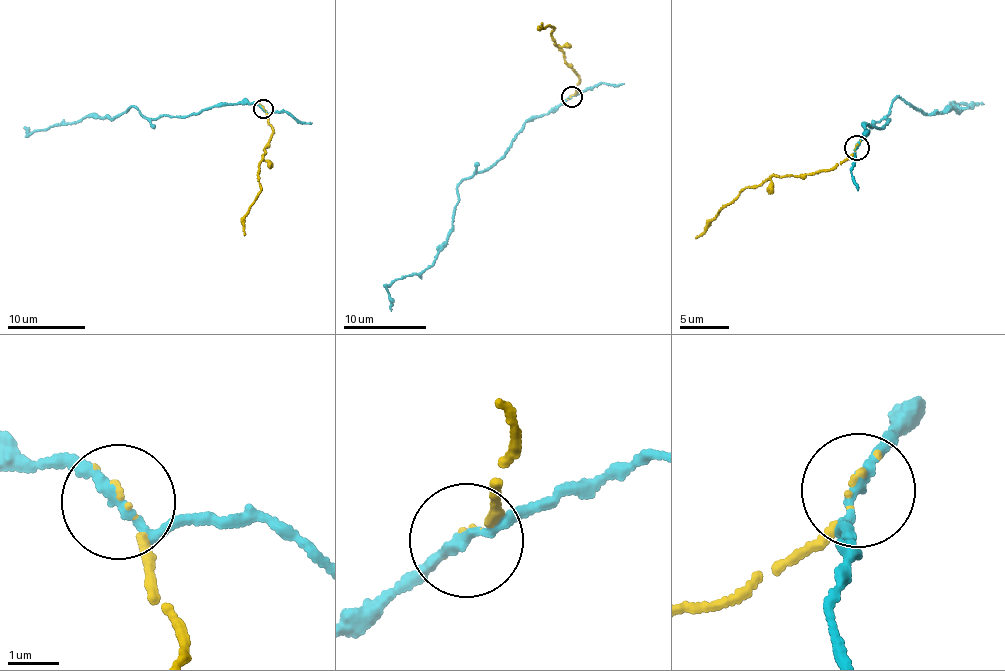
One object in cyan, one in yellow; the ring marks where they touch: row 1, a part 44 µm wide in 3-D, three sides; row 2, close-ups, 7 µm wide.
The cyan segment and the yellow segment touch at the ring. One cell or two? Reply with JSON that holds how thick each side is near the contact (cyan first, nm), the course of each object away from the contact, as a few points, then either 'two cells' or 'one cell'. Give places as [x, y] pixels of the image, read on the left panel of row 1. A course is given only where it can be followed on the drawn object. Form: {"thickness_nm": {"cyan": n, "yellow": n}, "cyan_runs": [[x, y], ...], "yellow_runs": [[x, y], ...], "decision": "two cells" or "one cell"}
{"thickness_nm": {"cyan": 190, "yellow": 60}, "cyan_runs": [[263, 109], [214, 106], [149, 119], [134, 106], [110, 119], [88, 115], [27, 133], [24, 127]], "yellow_runs": [[263, 108], [274, 131], [257, 174], [261, 189], [245, 218], [244, 235]], "decision": "two cells"}

